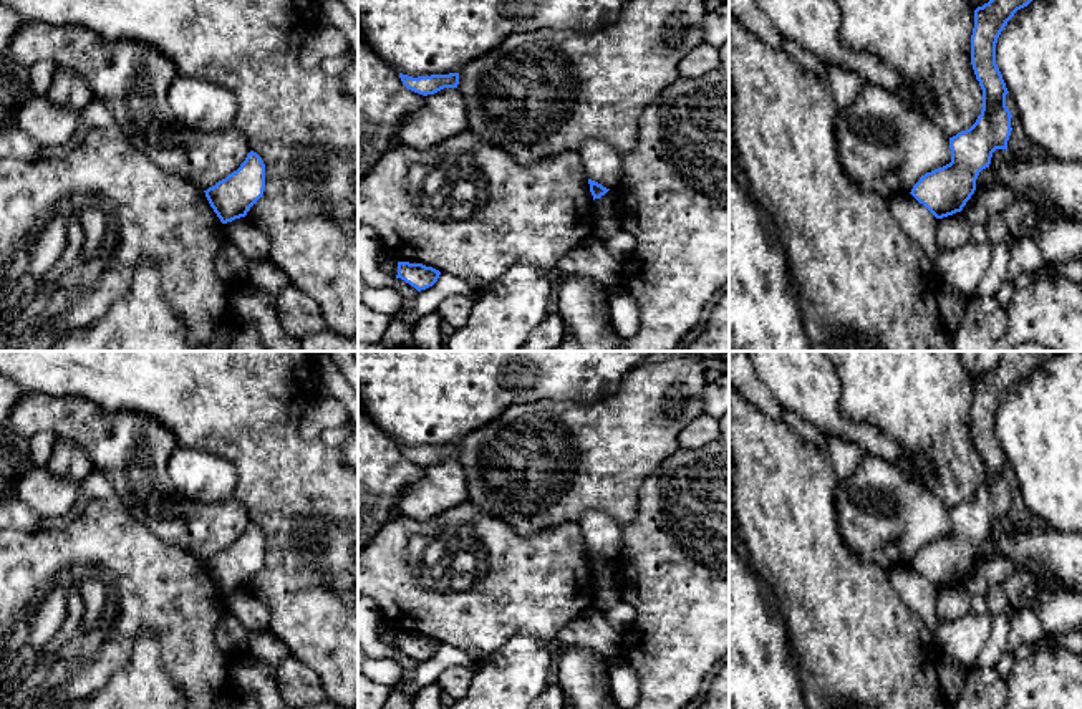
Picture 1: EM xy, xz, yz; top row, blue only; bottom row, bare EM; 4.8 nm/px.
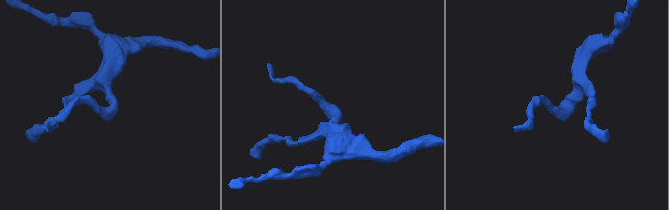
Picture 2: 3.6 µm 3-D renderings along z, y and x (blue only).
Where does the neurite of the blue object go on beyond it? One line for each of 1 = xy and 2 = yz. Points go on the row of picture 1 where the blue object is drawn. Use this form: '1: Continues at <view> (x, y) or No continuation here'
1: No continuation here
2: No continuation here

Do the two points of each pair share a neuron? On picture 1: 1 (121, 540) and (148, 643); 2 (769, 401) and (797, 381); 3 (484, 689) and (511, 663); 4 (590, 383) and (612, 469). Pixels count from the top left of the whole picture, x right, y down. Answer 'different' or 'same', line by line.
1: different
2: different
3: same
4: different

